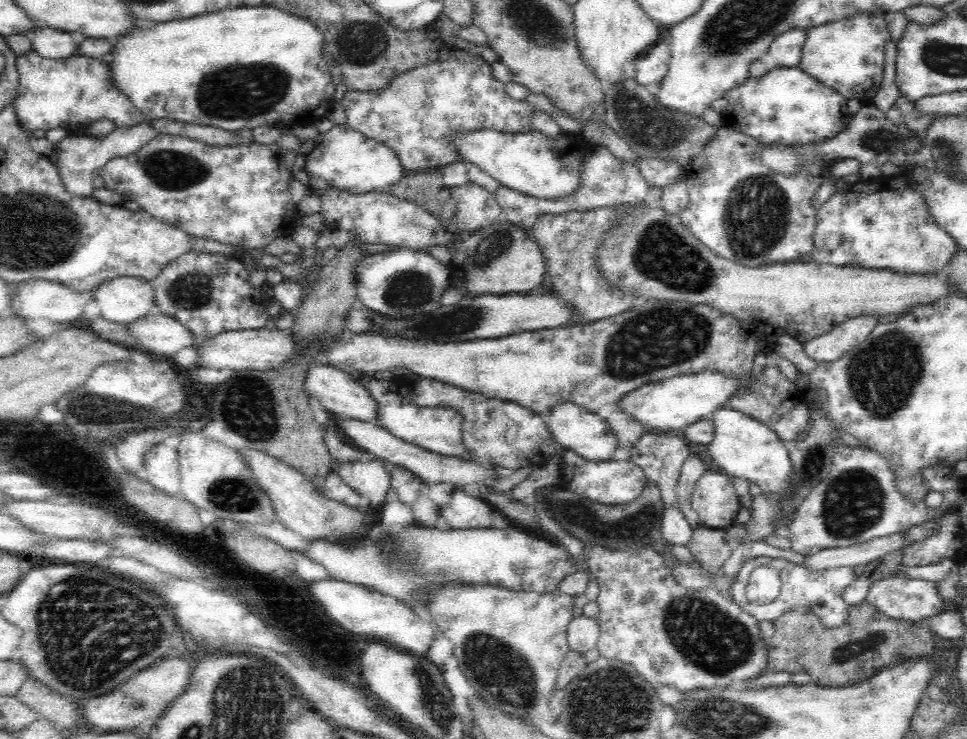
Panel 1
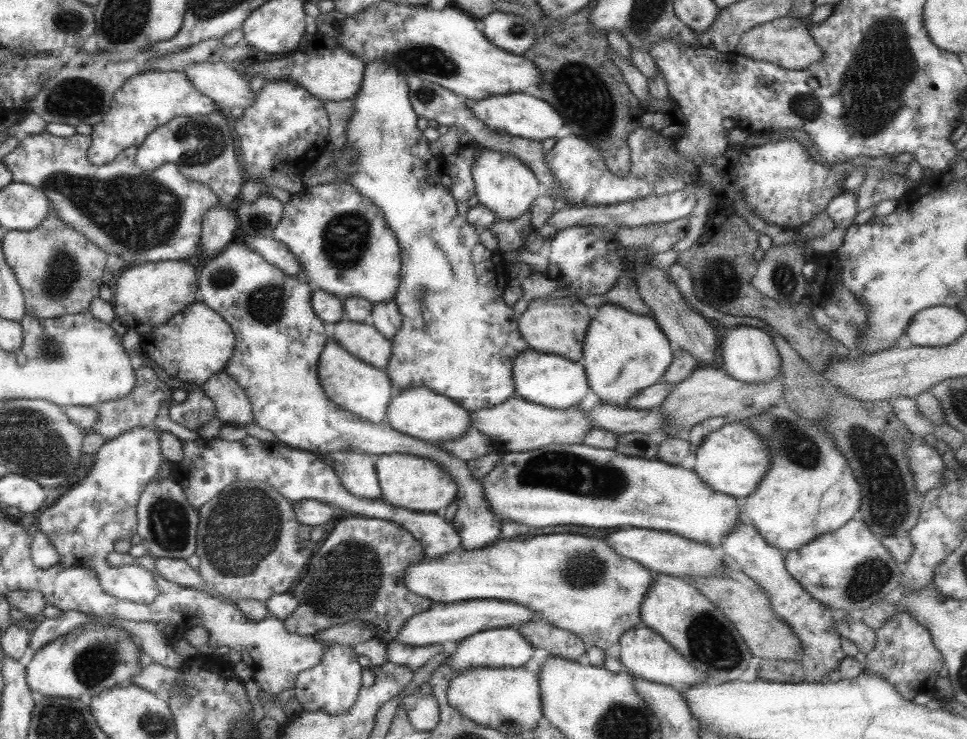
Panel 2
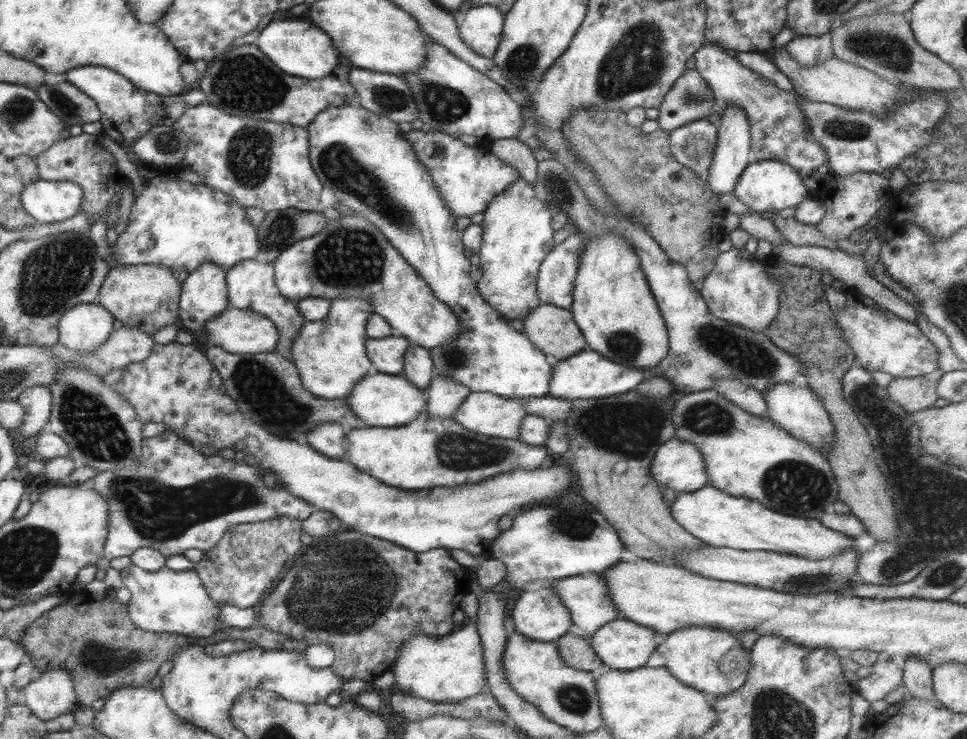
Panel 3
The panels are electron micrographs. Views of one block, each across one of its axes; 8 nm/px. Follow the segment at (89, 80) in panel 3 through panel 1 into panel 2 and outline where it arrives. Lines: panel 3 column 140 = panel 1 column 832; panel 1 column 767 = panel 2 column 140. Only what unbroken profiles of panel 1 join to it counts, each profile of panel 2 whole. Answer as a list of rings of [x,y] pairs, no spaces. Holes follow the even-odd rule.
[[[184,71],[138,72],[116,90],[108,112],[98,124],[93,125],[88,158],[96,166],[102,166],[112,162],[124,149],[139,147],[155,128],[173,118],[210,114],[212,110],[214,101],[200,93]]]

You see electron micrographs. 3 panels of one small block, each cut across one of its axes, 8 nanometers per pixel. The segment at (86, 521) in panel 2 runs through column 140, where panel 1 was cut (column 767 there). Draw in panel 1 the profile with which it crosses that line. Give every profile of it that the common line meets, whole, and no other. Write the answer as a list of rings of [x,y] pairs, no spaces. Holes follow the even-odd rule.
[[[730,407],[716,409],[711,414],[714,432],[708,447],[710,462],[725,476],[744,478],[758,485],[766,495],[780,495],[782,502],[789,497],[794,478],[789,445],[783,443],[772,428]],[[769,563],[752,570],[746,586],[747,599],[760,605],[772,602],[781,590],[779,572]]]

